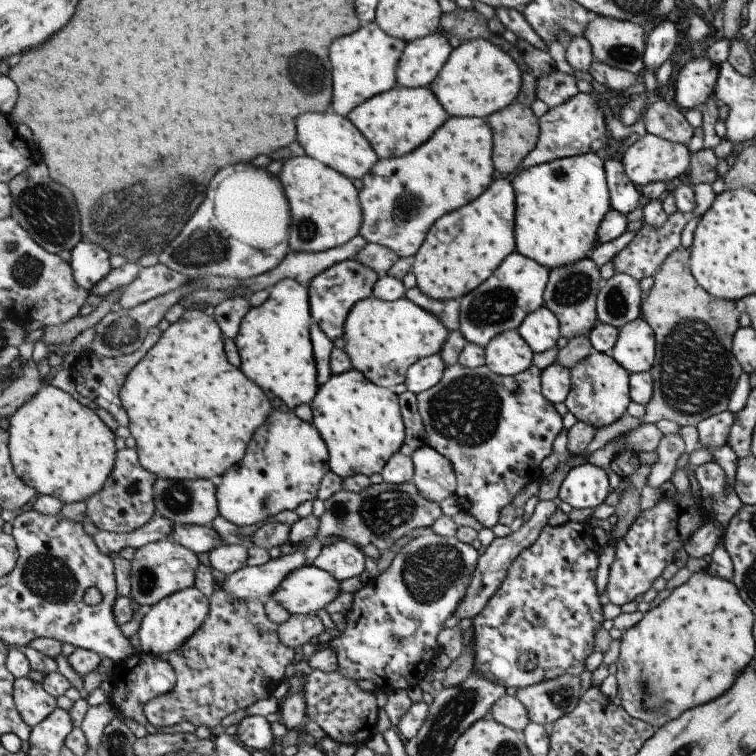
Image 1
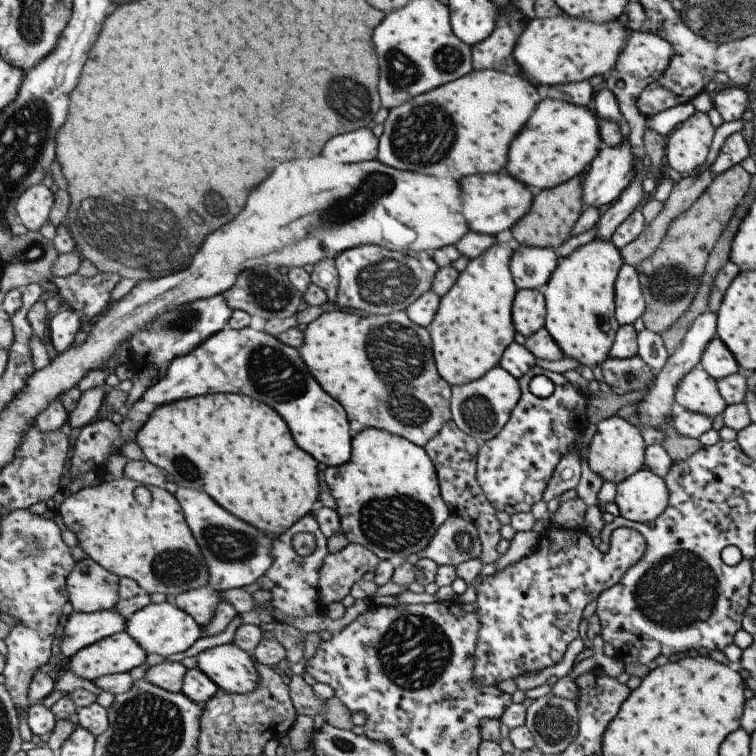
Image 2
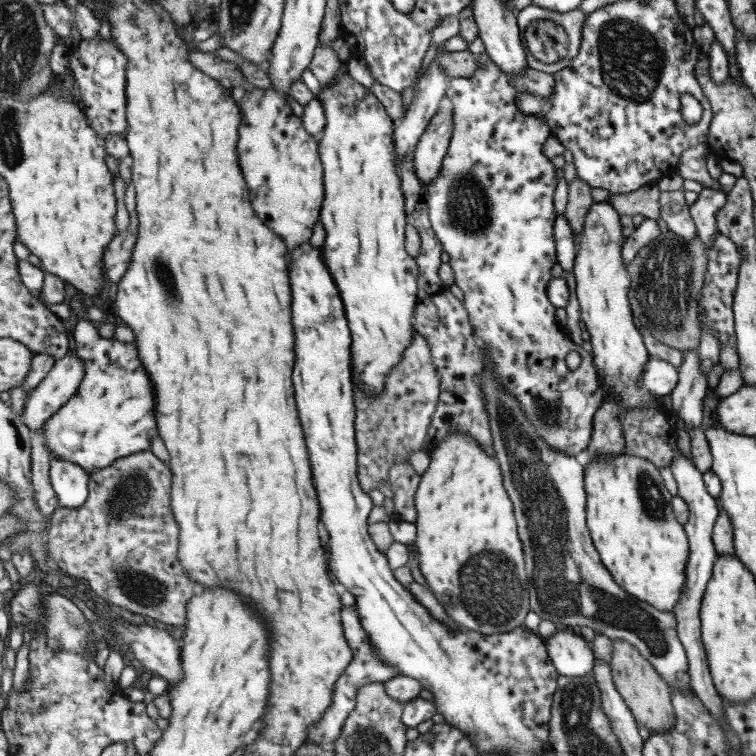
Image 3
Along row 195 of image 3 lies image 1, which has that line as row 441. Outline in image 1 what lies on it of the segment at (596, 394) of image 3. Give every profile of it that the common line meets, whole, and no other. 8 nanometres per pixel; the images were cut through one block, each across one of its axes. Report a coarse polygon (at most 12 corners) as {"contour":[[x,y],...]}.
{"contour":[[448,365],[418,395],[492,529],[563,432],[543,370]]}

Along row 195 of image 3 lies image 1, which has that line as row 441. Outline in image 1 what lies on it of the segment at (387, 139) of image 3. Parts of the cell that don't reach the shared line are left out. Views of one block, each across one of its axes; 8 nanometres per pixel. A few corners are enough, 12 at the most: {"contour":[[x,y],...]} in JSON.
{"contour":[[359,369],[311,405],[343,479],[381,475],[406,443],[400,396]]}

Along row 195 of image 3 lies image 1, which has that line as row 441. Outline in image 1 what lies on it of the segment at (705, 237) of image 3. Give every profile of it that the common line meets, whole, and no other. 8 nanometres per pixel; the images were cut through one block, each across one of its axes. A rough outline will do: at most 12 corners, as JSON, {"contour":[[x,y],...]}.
{"contour":[[727,409],[696,426],[706,450],[721,448],[734,416]]}

